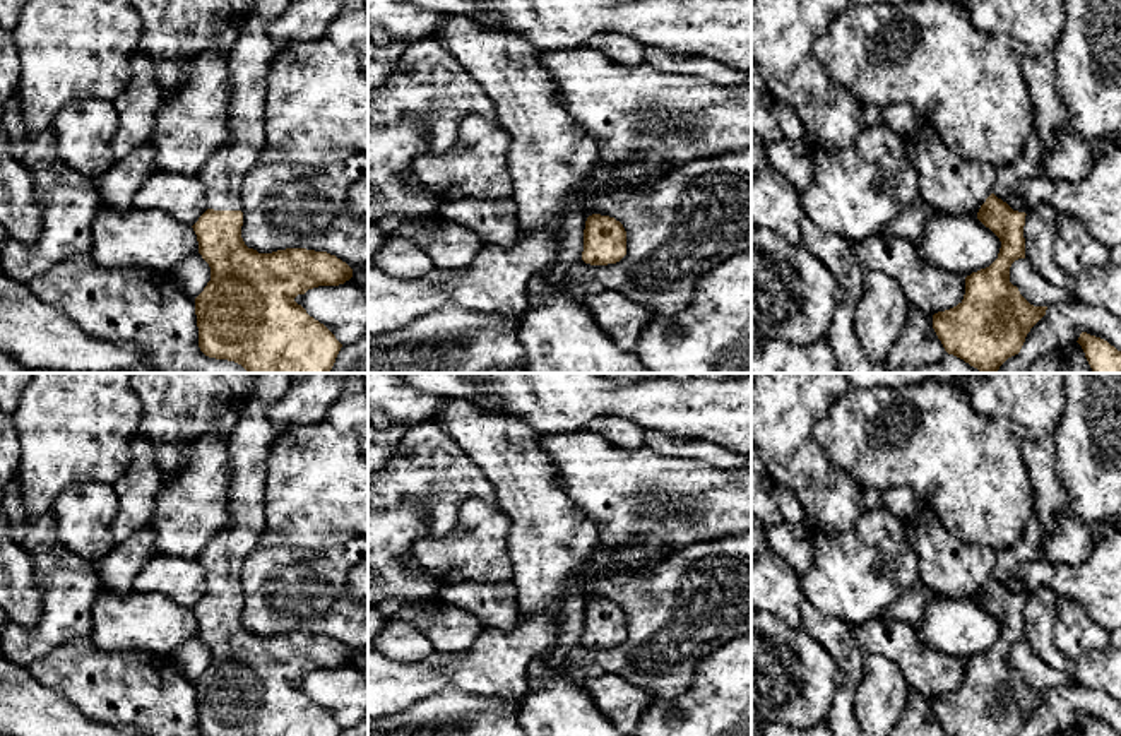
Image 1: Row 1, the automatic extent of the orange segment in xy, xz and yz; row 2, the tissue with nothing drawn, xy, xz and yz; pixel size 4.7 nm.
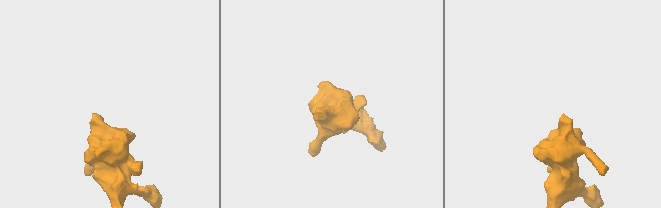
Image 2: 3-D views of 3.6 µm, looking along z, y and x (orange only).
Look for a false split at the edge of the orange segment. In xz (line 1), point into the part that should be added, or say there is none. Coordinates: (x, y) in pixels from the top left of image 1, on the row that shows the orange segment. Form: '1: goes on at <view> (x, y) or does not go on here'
1: does not go on here

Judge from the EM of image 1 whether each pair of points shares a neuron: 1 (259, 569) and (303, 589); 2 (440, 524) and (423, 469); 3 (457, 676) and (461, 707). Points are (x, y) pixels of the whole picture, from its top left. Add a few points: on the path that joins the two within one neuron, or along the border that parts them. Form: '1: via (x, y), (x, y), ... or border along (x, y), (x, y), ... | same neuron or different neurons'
1: via (269, 575), (284, 589), (293, 589) | same neuron
2: via (440, 510), (437, 483) | same neuron
3: border along (498, 699), (440, 688), (421, 700) | different neurons

